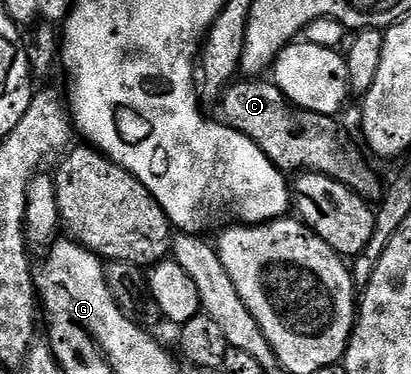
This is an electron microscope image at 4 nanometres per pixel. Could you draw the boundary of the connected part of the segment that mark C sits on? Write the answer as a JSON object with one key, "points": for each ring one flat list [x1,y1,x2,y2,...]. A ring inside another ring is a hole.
{"points":[[236,79,232,81,225,90,223,97,220,98,218,106,218,113,221,113,219,116,222,118,223,124,229,125,234,131,241,133,249,142,253,141,268,156,268,161,272,164,269,166,275,167,279,172,285,175,299,175,303,172,321,173,327,177,332,177,346,187,350,187,365,201,369,203,379,202,384,196,385,182,380,182,379,175,374,173,367,163,360,159,355,149,340,134,339,120,336,117,323,117,317,113,295,111,285,104,283,91,271,80,264,80,268,79]]}

